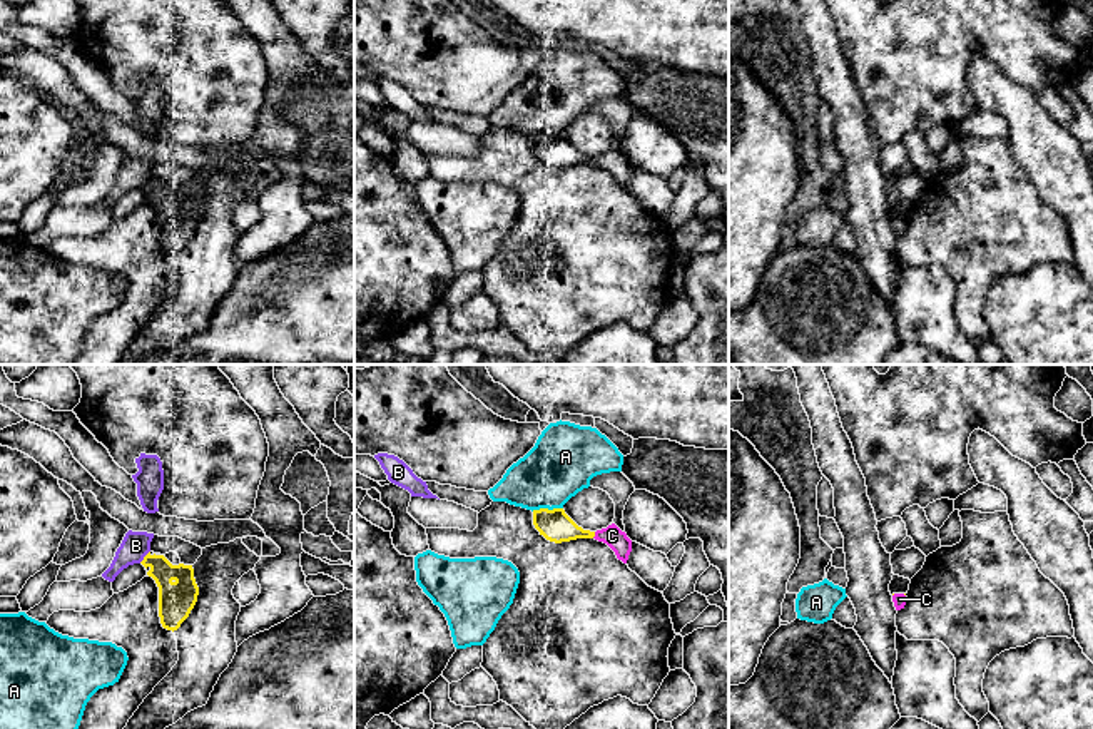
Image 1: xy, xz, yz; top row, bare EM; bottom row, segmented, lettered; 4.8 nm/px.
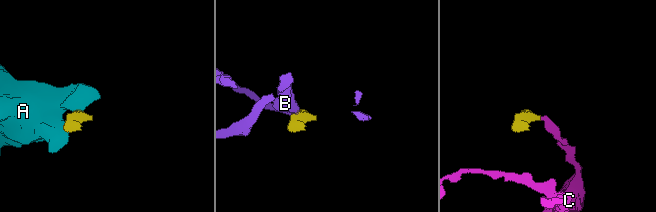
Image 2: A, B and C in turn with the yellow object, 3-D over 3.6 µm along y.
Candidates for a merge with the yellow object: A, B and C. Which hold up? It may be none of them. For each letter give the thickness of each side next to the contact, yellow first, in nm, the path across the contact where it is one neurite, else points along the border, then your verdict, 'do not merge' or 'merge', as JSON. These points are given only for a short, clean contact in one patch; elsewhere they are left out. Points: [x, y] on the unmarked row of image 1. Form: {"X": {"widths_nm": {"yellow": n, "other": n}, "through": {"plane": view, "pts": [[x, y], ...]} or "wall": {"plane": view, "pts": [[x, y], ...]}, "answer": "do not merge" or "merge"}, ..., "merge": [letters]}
{"A": {"widths_nm": {"yellow": 160, "other": 320}, "answer": "do not merge"}, "B": {"widths_nm": {"yellow": 160, "other": 140}, "wall": {"plane": "xy", "pts": [[149, 176], [139, 188]]}, "answer": "do not merge"}, "C": {"widths_nm": {"yellow": 160, "other": 100}, "through": {"plane": "xz", "pts": [[555, 151], [594, 161], [612, 161]]}, "answer": "merge"}, "merge": ["C"]}

